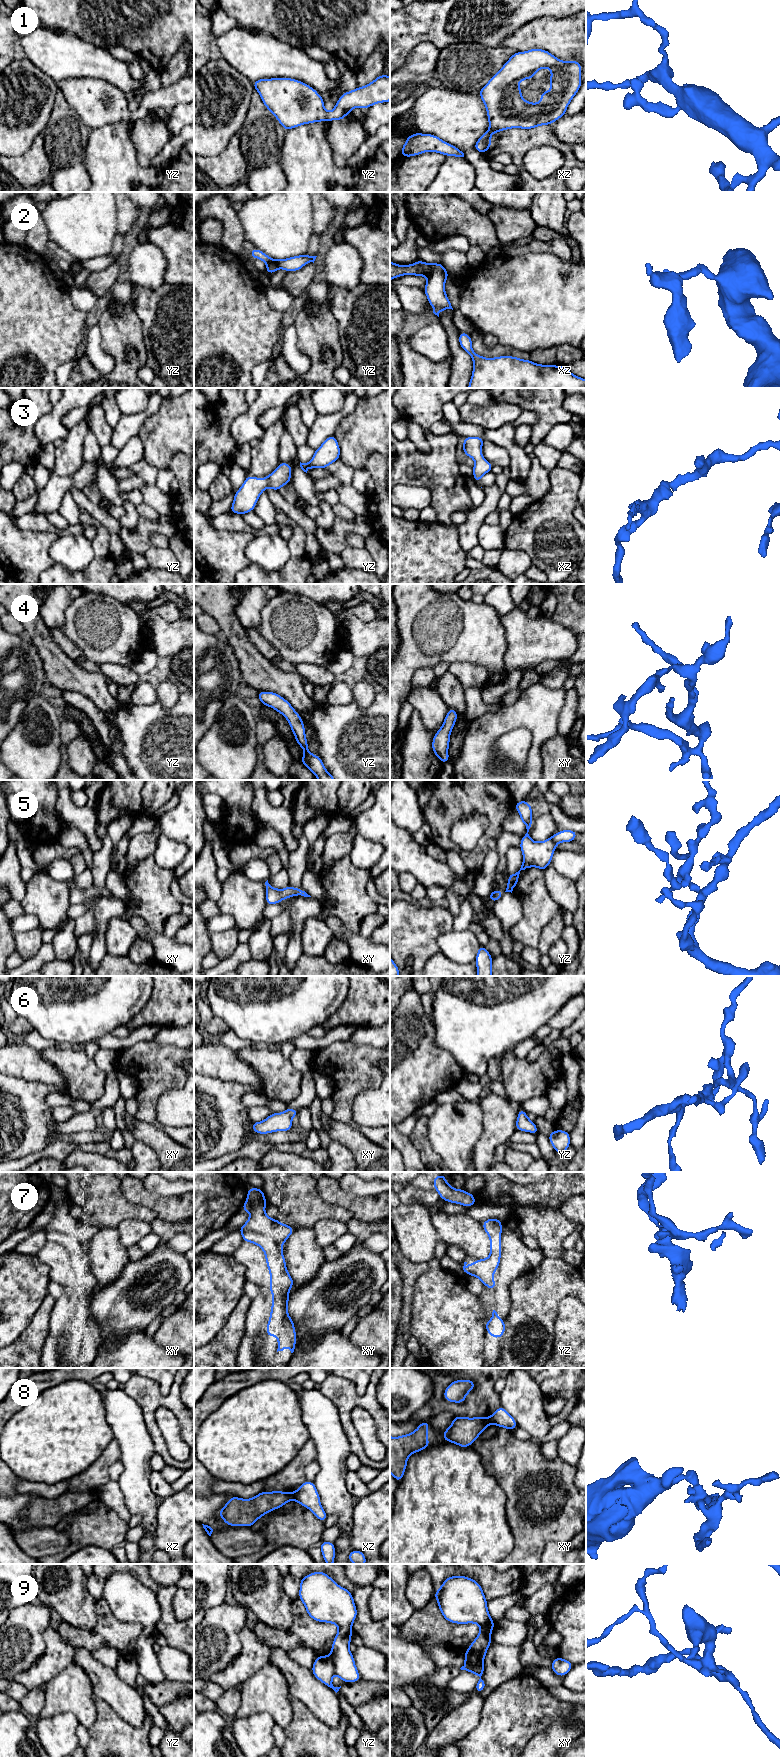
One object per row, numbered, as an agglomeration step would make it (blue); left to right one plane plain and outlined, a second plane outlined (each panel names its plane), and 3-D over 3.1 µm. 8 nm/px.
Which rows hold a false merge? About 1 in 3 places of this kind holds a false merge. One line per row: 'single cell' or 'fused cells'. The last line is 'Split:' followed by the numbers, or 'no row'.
1: single cell
2: fused cells
3: single cell
4: single cell
5: single cell
6: single cell
7: single cell
8: fused cells
9: fused cells
Split: 2, 8, 9

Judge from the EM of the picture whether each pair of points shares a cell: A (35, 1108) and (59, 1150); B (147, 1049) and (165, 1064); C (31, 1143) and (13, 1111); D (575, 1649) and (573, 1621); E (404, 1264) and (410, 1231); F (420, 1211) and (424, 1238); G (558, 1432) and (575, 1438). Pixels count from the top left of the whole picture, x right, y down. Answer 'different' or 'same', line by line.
A: different
B: same
C: same
D: same
E: different
F: same
G: different

